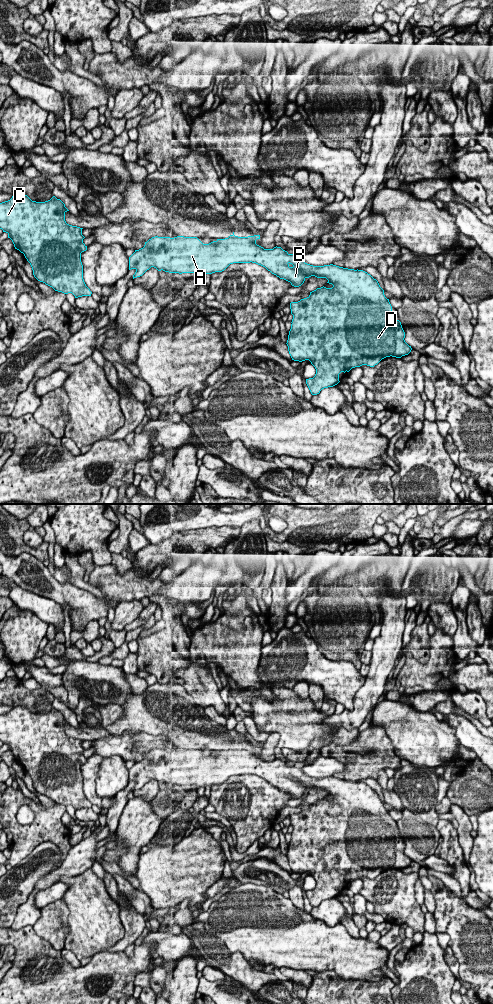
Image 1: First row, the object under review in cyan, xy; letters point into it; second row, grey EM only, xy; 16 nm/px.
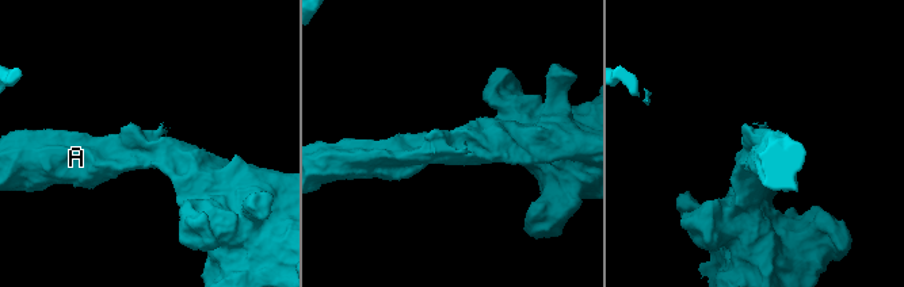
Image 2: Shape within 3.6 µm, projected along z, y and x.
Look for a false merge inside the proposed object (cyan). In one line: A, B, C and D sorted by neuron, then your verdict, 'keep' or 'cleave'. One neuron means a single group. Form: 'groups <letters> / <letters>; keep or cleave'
groups A B C D; keep

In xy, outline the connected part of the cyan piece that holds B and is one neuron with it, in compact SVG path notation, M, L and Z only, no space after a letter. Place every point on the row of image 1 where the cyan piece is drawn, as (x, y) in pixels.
M233 232L228 238L203 244L197 237L155 236L129 257L129 270L136 270L133 279L142 276L151 267L158 271L195 273L199 276L222 272L233 263L252 262L265 267L294 287L301 286L305 279L311 276L326 278L327 283L333 285L332 288L317 288L310 292L307 298L290 303L293 319L286 344L292 360L309 360L315 367L315 376L306 379L312 395L337 385L341 372L349 372L352 368L362 365L374 367L386 357L401 358L411 352L411 346L404 340L405 332L401 322L392 320L387 315L392 312L389 299L385 297L378 281L370 274L333 264L313 266L305 263L301 256L289 254L281 247L264 249L256 244L257 239L260 239L260 235L238 237Z

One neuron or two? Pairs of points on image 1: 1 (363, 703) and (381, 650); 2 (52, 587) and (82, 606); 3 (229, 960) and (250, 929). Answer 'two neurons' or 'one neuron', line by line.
1: one neuron
2: one neuron
3: two neurons

